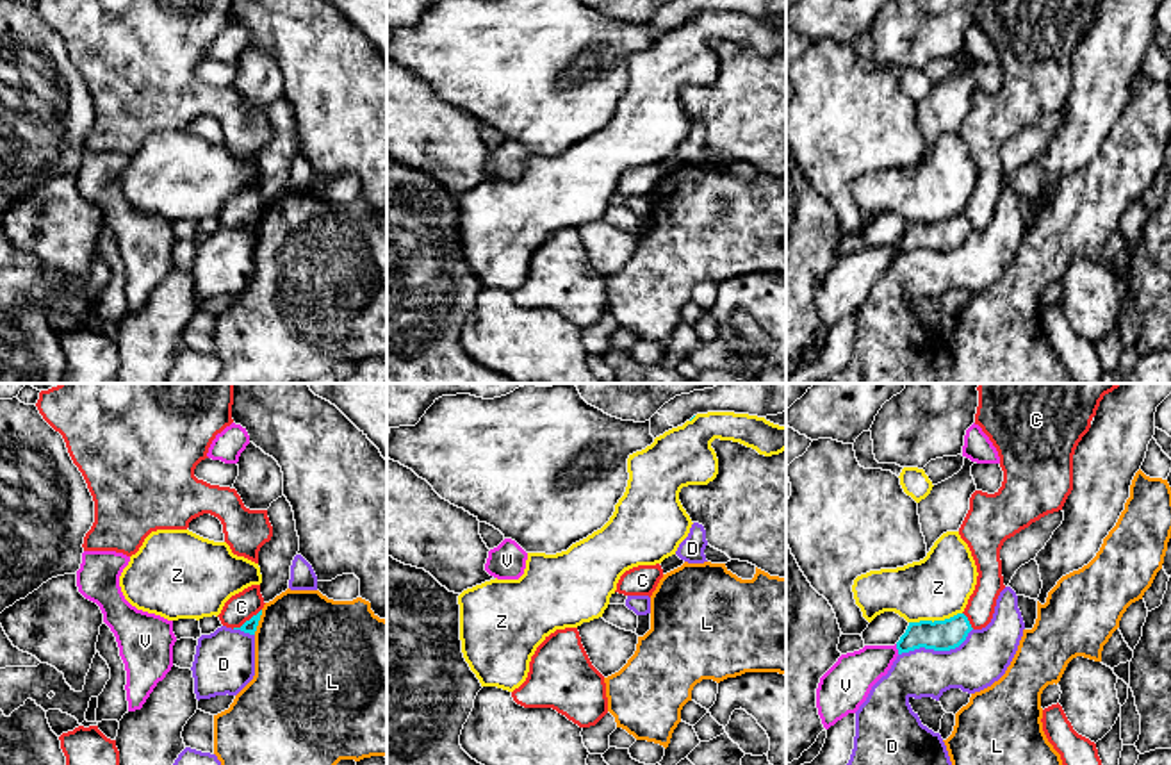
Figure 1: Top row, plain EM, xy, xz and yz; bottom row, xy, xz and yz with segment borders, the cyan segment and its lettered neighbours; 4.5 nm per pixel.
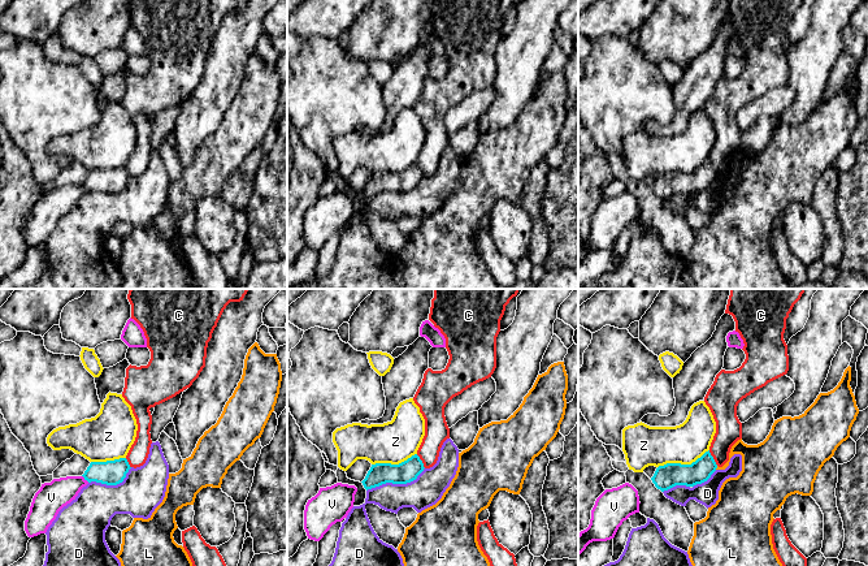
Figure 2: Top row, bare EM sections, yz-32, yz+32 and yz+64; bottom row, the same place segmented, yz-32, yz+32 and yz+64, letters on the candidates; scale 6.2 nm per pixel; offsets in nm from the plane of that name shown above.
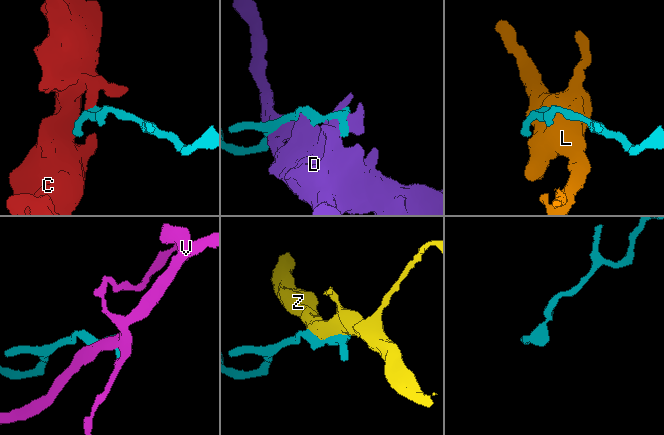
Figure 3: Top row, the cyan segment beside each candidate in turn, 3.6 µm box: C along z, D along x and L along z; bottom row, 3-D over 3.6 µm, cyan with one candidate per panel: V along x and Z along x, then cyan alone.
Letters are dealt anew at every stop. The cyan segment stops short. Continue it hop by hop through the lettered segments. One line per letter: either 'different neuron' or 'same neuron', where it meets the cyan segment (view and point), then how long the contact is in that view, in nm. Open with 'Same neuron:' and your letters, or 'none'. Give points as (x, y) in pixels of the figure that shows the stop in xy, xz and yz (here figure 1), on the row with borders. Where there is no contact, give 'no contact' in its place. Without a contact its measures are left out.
Same neuron: none
C: different neuron; contact xy (246, 621); length 160 nm
D: different neuron; contact yz (936, 649); length 360 nm
L: different neuron; contact xy (257, 623); length 120 nm
V: different neuron; contact yz (897, 648); length 50 nm
Z: different neuron; contact yz (934, 621); length 240 nm

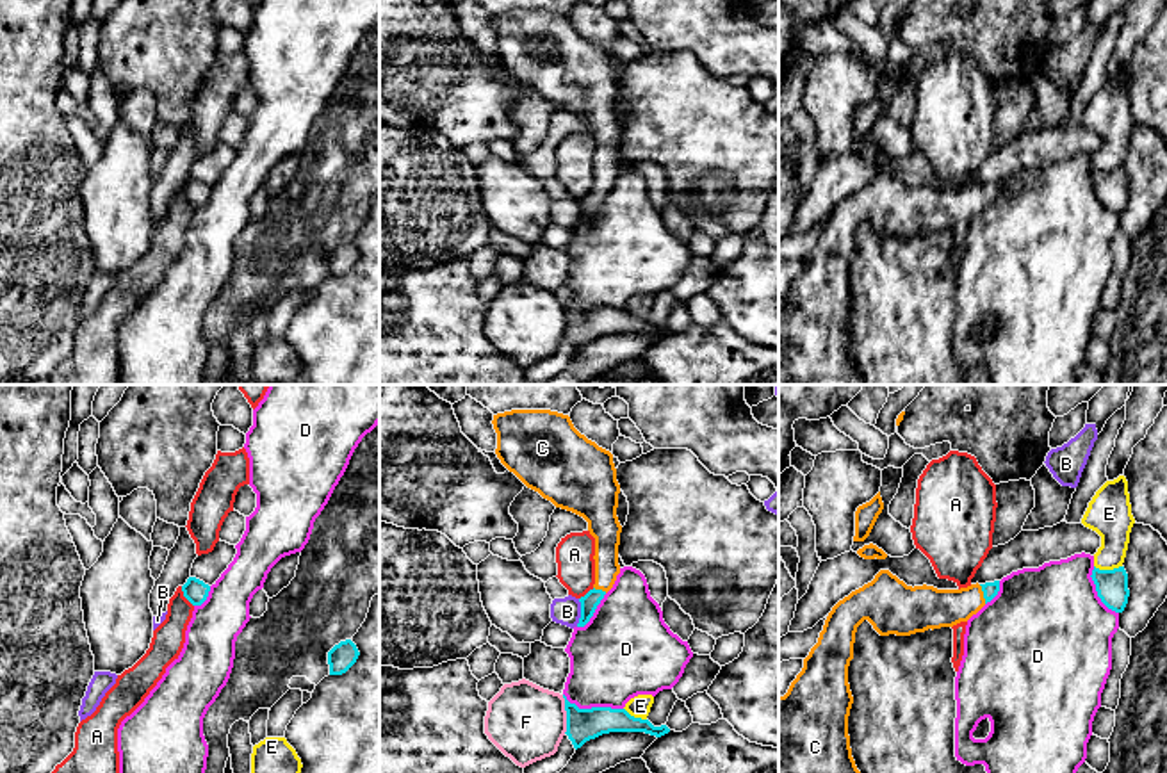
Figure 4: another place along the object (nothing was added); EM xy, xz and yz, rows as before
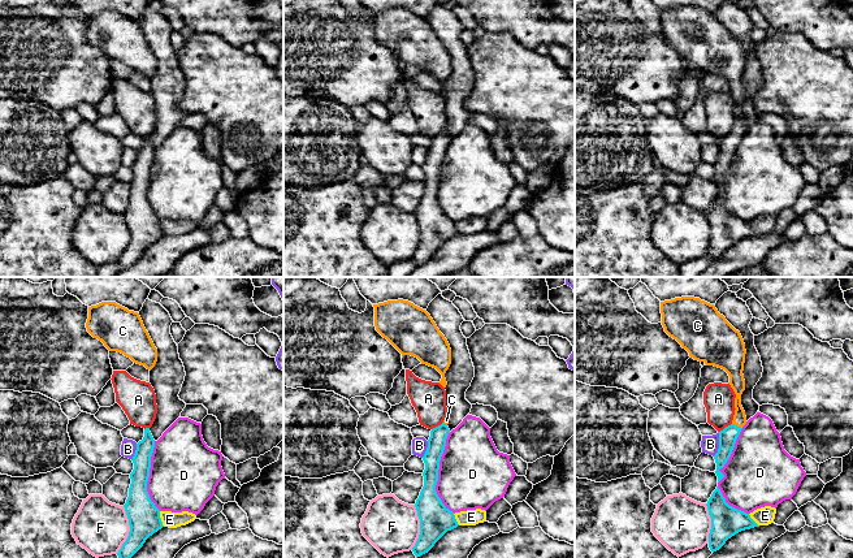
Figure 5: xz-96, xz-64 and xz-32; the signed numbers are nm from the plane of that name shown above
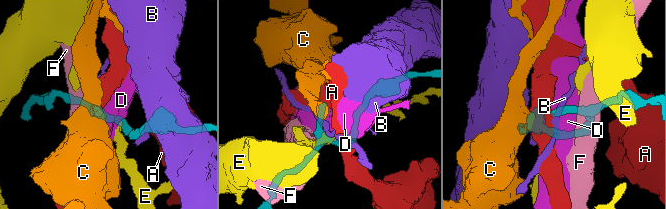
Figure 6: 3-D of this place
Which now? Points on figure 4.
Same neuron: C
A: different neuron; contact xy (186, 597); length 110 nm
B: different neuron; contact xz (581, 613); length 130 nm
C: same neuron; contact yz (984, 593); length 90 nm
D: different neuron; contact xz (592, 707); length 280 nm
E: different neuron; contact yz (1109, 570); length 130 nm
F: different neuron; contact xz (567, 715); length 180 nm

